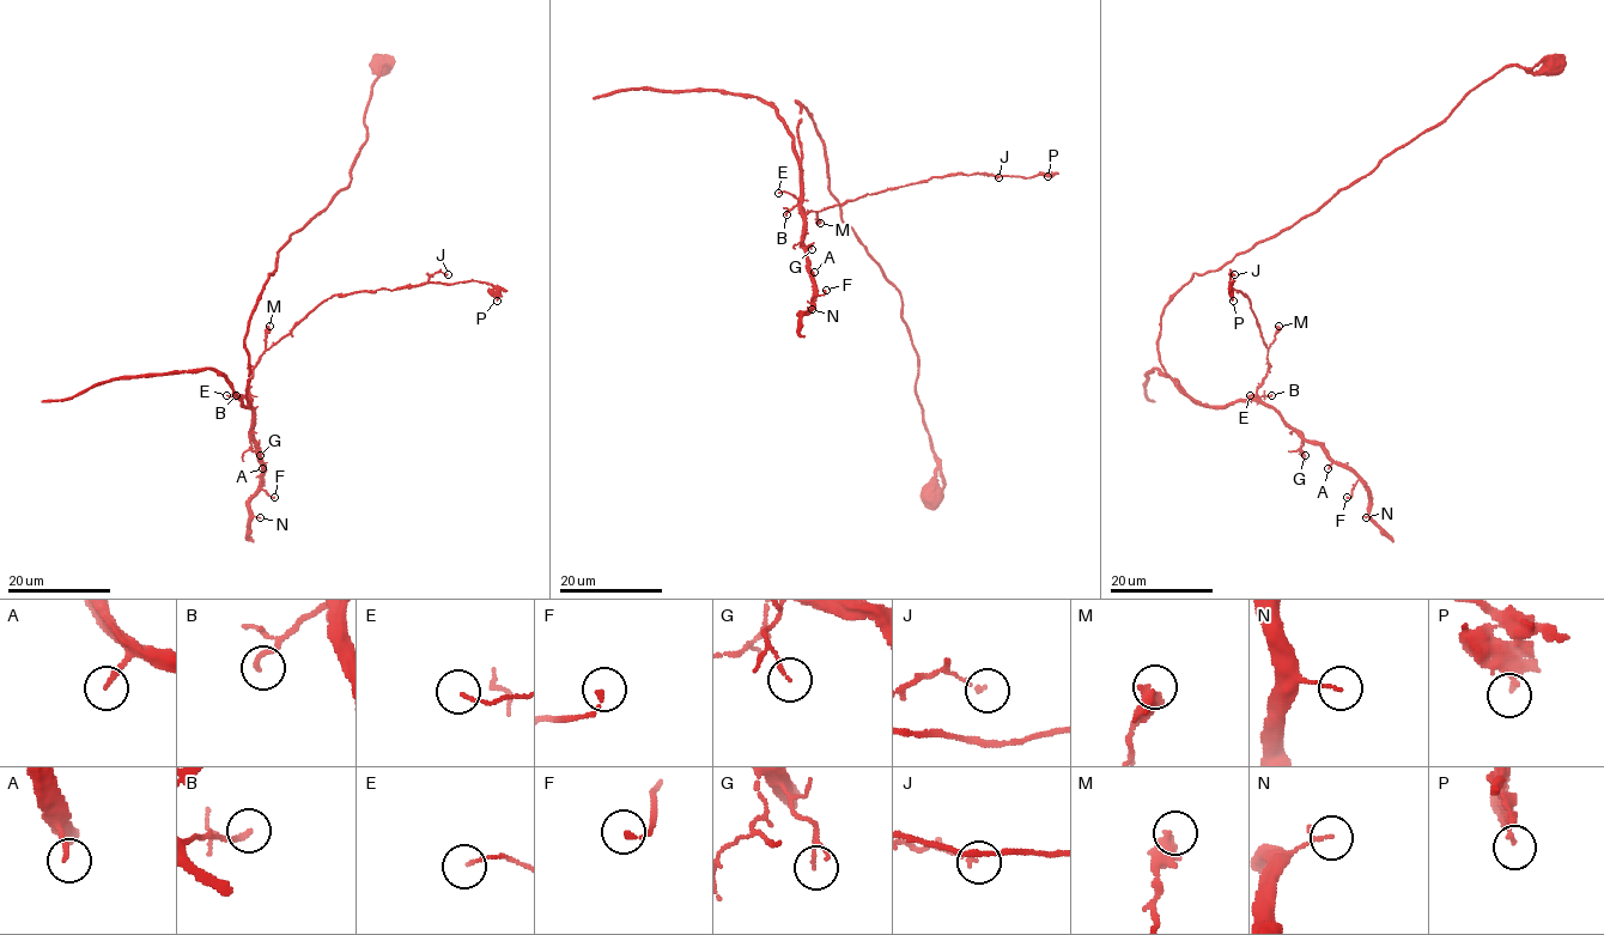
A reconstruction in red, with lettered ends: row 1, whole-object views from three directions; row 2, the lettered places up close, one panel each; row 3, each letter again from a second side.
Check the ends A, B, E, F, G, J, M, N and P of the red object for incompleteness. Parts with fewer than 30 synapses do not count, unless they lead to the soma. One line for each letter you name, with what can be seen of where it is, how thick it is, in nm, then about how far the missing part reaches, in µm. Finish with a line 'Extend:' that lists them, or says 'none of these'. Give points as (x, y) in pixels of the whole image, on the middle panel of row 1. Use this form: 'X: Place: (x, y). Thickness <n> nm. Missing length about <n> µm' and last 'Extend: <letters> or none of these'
Extend: none of these

